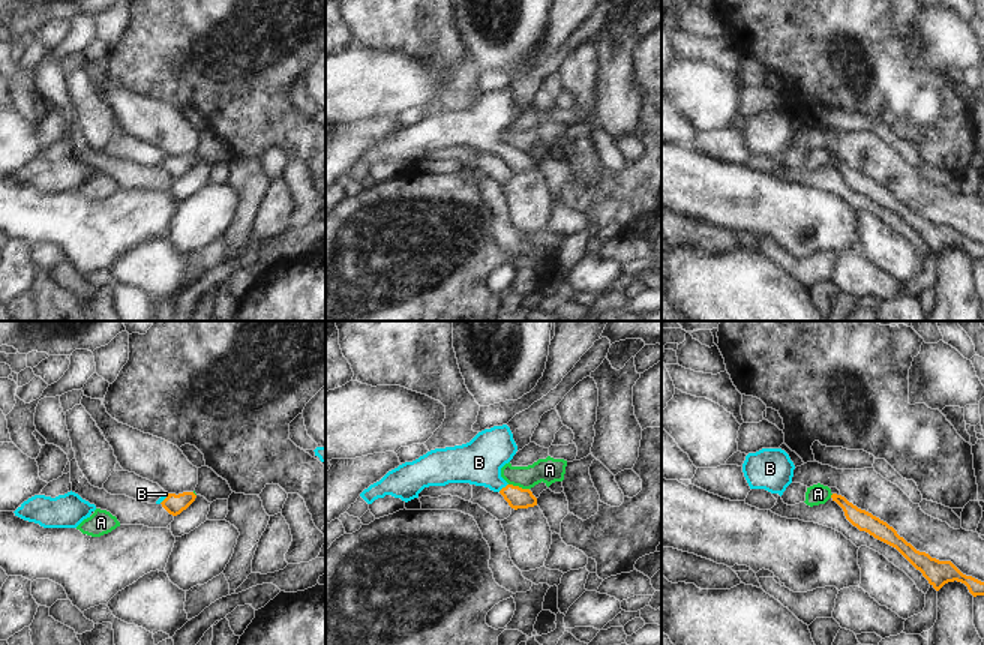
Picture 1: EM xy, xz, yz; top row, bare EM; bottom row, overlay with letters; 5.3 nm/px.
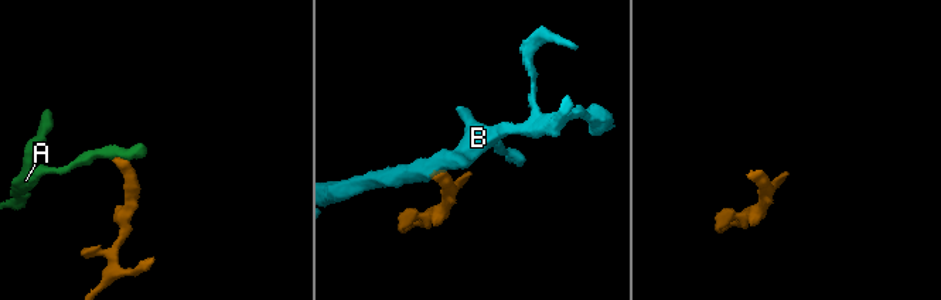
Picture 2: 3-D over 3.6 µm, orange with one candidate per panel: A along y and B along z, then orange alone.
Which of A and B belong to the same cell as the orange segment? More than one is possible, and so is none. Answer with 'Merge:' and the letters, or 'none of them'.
Merge: B

